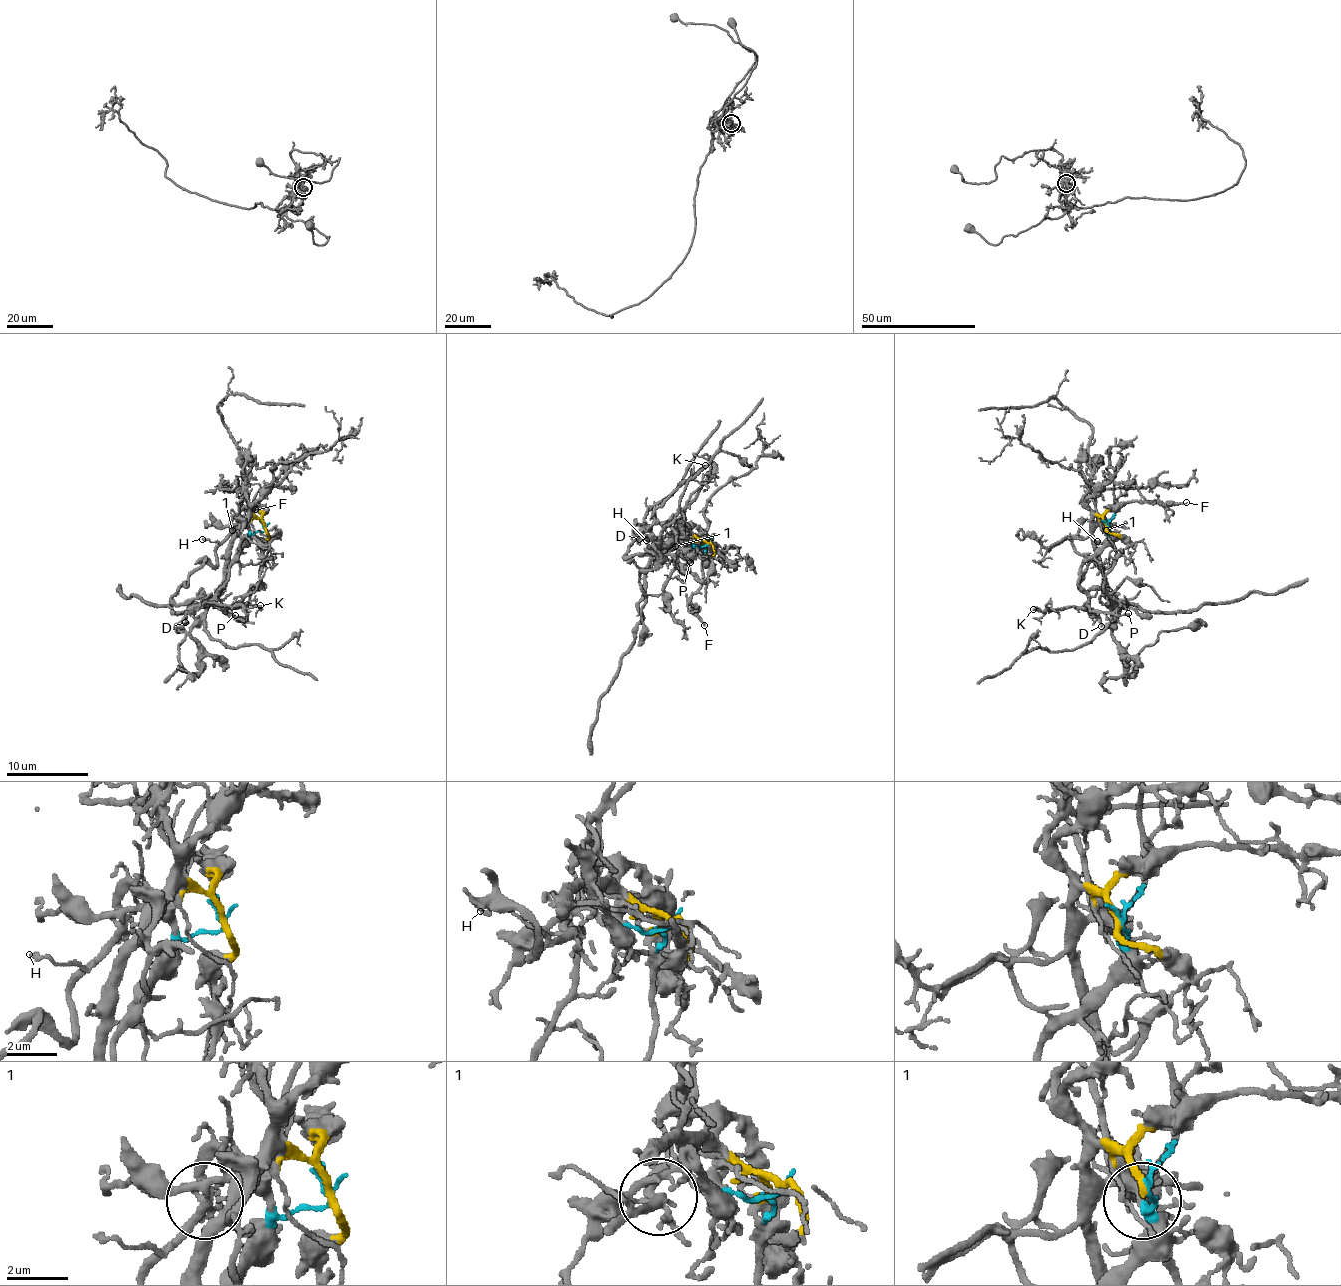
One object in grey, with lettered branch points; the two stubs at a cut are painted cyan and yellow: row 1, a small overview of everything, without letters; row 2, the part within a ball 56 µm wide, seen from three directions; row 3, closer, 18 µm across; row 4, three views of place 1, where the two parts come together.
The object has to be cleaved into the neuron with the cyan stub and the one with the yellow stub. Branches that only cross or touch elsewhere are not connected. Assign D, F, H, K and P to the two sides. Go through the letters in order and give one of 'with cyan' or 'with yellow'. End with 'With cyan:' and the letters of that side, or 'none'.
D: with cyan
F: with yellow
H: with cyan
K: with cyan
P: with cyan
With cyan: D, H, K, P

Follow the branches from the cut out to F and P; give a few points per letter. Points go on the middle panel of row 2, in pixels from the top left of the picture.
F: (708, 544), (703, 540), (701, 586), (689, 604), (703, 625)
P: (708, 544), (691, 545), (674, 515), (665, 524), (675, 534), (675, 544), (689, 562)

